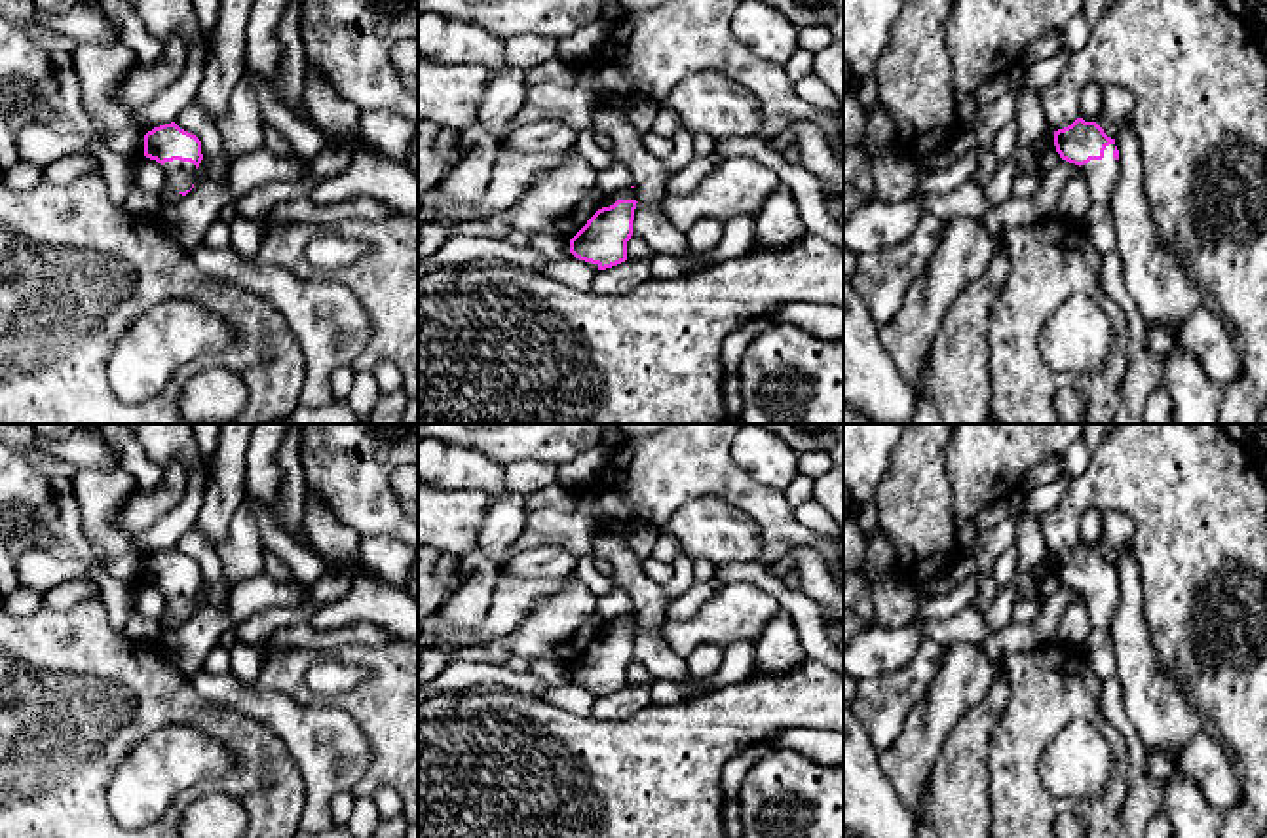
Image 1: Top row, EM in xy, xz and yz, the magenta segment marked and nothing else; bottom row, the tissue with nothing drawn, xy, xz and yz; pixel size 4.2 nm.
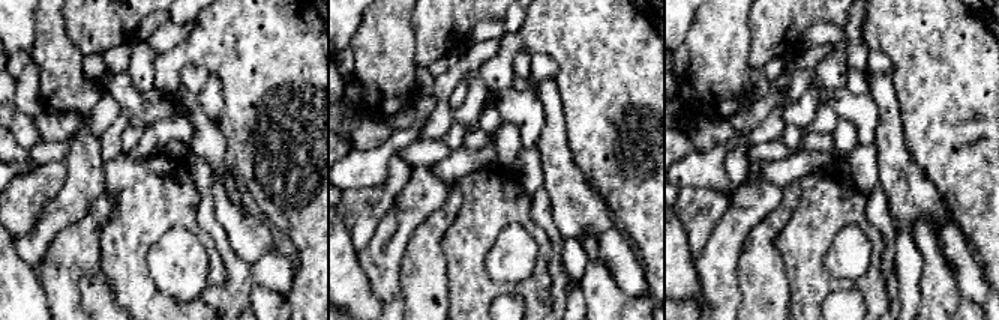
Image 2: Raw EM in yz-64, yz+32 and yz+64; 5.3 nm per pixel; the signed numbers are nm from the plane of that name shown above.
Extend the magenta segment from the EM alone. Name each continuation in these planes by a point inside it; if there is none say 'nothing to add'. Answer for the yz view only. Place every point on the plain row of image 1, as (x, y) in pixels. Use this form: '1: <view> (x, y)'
1: yz (1102, 601)

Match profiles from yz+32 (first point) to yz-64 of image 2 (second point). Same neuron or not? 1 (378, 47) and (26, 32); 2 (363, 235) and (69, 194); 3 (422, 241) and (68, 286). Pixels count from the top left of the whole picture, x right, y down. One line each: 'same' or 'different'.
1: different
2: different
3: same

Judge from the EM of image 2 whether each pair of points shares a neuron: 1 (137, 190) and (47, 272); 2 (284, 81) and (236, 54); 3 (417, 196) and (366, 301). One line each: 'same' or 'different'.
1: different
2: same
3: different

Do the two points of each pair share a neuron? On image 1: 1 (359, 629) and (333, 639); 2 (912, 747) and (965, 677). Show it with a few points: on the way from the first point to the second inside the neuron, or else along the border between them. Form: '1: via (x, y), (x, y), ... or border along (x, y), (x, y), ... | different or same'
1: via (354, 635), (339, 637) | same
2: via (924, 730), (950, 694) | same

